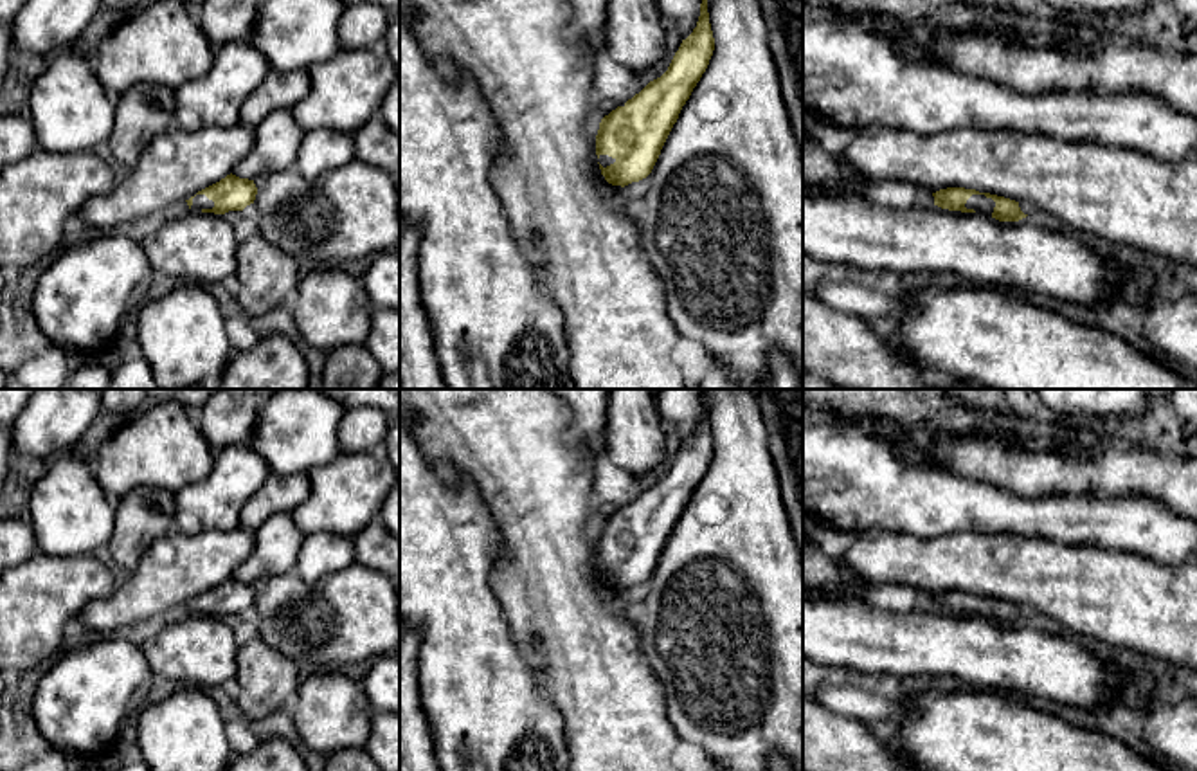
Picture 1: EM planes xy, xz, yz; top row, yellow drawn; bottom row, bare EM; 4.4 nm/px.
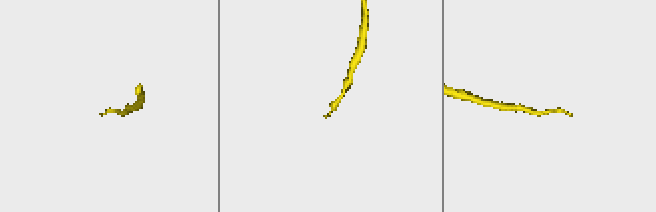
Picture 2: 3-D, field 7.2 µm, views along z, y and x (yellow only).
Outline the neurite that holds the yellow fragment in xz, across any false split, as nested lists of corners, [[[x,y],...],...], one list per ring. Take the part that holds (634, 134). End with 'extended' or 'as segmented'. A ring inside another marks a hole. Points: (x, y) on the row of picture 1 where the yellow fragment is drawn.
[[[702,0],[697,27],[682,40],[668,70],[601,119],[596,155],[608,184],[625,187],[652,173],[713,50],[707,0]]]; extended

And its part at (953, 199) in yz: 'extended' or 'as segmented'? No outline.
extended

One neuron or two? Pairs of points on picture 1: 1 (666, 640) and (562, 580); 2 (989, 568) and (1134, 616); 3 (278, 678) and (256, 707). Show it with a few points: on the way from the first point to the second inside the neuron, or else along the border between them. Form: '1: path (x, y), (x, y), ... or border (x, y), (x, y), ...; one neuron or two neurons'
1: border (634, 613), (641, 651), (648, 665); two neurons
2: path (1025, 570), (1098, 593); one neuron
3: path (270, 685), (256, 699); one neuron

